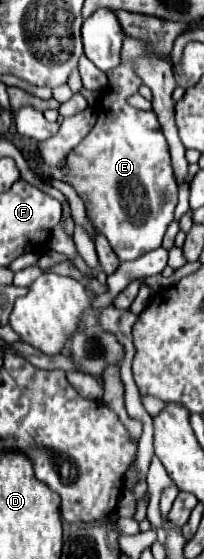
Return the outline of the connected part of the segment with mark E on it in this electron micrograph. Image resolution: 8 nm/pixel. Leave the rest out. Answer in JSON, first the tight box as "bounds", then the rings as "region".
{"bounds":[52,38,178,262],"region":[[[124,38],[122,62],[108,72],[110,86],[100,100],[94,128],[68,152],[66,164],[52,172],[54,180],[66,182],[78,192],[90,222],[106,236],[120,262],[136,260],[142,254],[160,248],[178,202],[178,184],[168,158],[168,142],[160,130],[156,114],[152,110],[132,108],[126,102],[126,98],[142,86],[142,80],[132,66],[132,60],[142,54],[154,56],[146,50],[144,42]]]}

